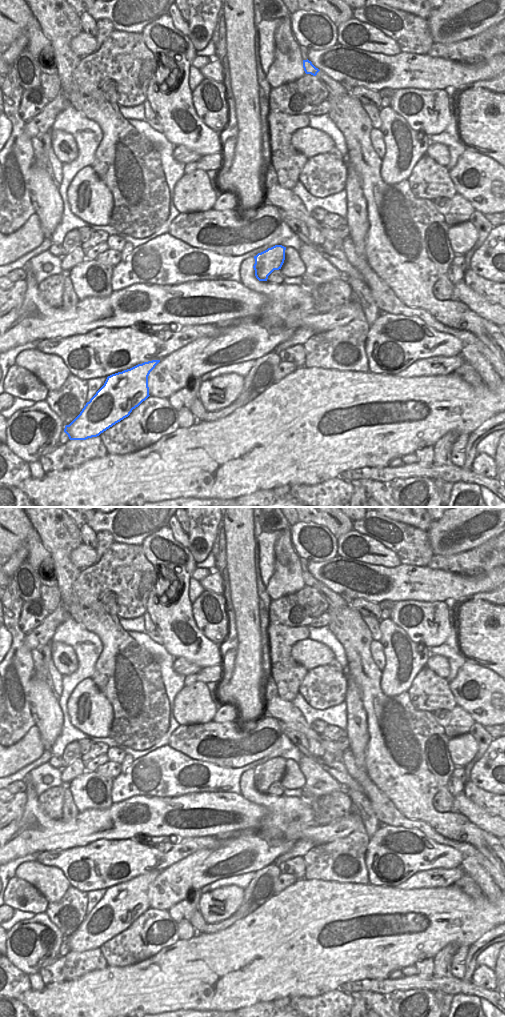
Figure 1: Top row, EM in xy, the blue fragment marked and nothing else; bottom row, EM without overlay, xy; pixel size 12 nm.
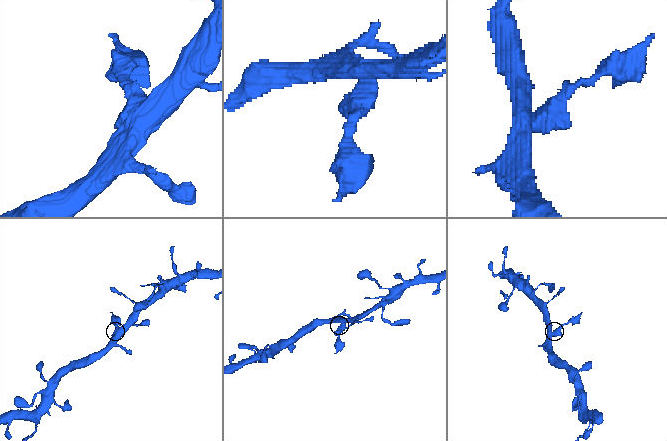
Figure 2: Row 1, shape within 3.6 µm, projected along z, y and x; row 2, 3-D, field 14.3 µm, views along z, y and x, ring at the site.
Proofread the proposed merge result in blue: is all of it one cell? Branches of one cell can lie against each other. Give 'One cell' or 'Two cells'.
One cell

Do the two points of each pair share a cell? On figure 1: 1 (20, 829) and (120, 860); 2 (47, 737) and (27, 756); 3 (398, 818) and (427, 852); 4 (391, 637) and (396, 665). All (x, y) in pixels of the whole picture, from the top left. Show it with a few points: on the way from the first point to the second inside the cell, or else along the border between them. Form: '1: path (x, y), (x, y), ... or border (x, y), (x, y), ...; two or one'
1: border (100, 840), (94, 840), (85, 845), (54, 850); two
2: border (35, 725), (39, 731), (42, 746), (45, 749); two
3: border (385, 824), (417, 828), (429, 837); two
4: path (396, 644), (396, 658); one

